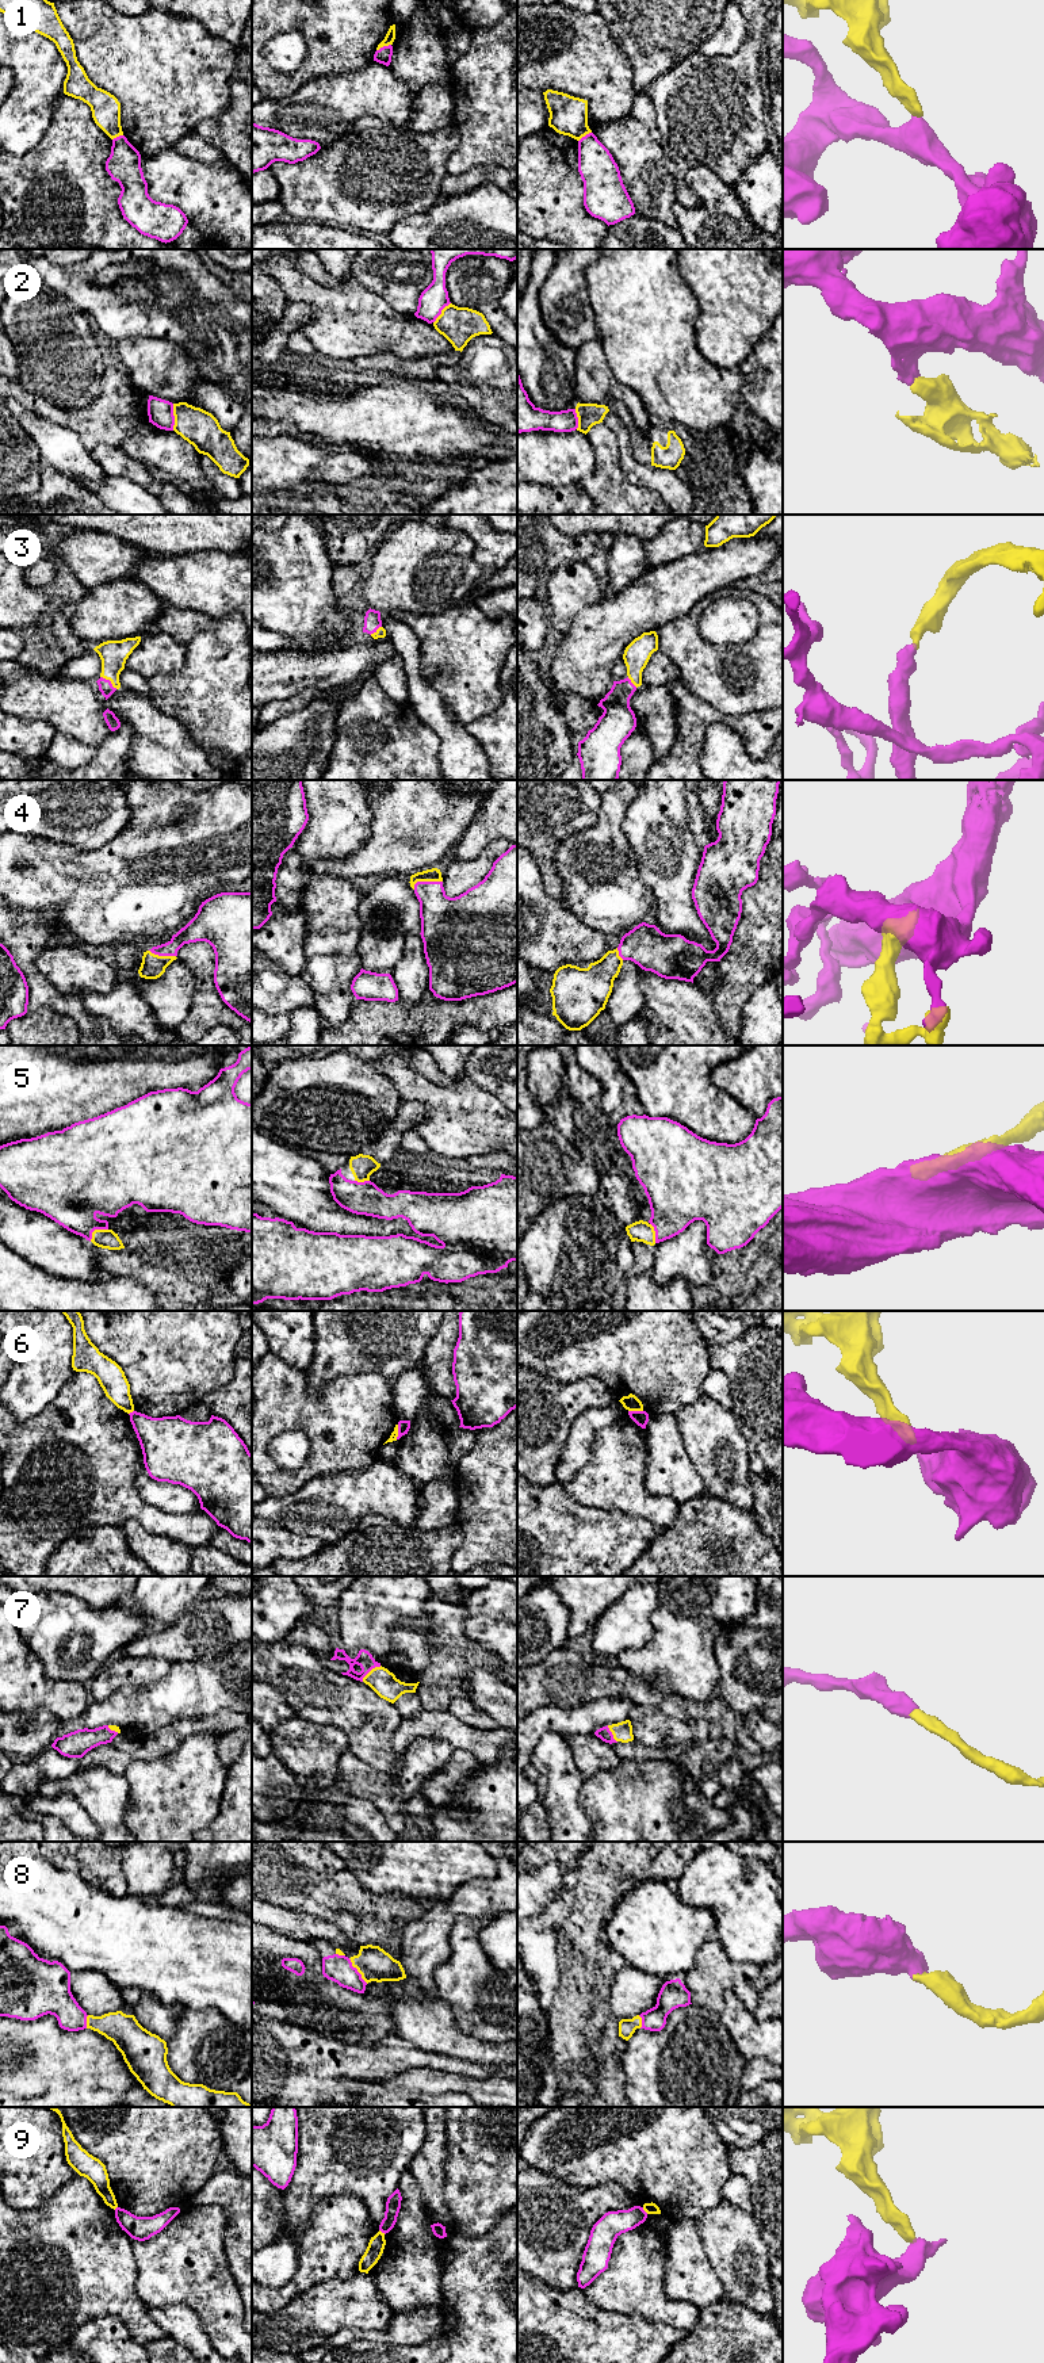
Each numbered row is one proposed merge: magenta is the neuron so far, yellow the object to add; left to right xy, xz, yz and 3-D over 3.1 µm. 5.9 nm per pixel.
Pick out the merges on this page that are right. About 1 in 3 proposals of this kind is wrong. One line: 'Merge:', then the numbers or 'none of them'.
Merge: 3, 4, 5, 7, 8

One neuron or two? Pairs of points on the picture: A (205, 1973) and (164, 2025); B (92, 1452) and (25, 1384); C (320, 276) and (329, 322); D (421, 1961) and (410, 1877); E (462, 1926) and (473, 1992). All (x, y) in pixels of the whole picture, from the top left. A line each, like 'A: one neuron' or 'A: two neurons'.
A: two neurons
B: two neurons
C: two neurons
D: two neurons
E: one neuron

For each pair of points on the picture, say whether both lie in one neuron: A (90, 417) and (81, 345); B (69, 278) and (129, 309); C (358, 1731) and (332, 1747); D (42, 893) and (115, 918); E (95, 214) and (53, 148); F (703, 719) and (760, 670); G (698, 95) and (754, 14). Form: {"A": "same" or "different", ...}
{"A": "different", "B": "same", "C": "different", "D": "same", "E": "same", "F": "different", "G": "same"}

